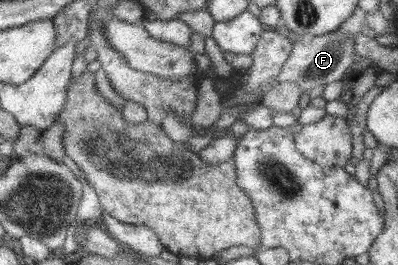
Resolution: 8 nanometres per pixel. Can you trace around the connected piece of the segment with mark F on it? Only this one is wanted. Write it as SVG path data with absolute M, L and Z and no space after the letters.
M341 28L321 36L314 36L310 43L294 42L292 53L289 53L284 67L273 83L286 81L297 83L303 94L306 91L310 92L318 85L336 82L342 79L348 68L354 63L352 55L356 52L353 45L353 35Z

